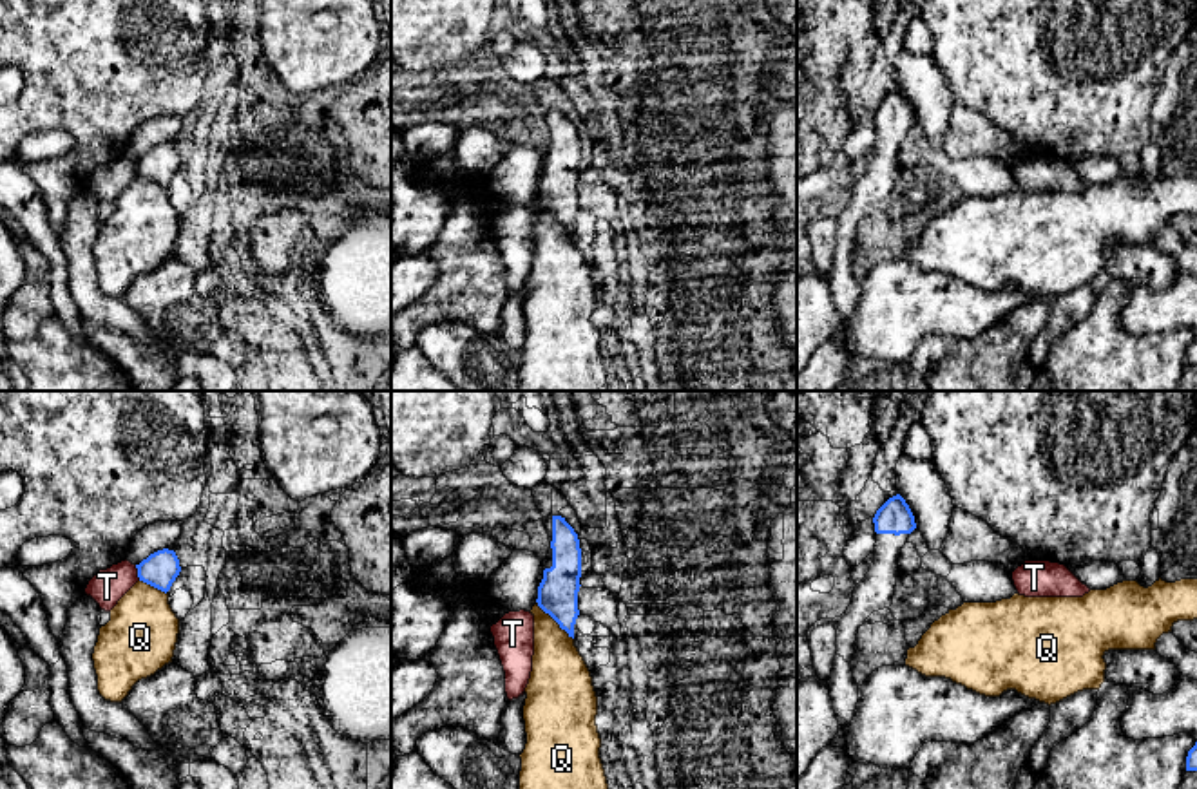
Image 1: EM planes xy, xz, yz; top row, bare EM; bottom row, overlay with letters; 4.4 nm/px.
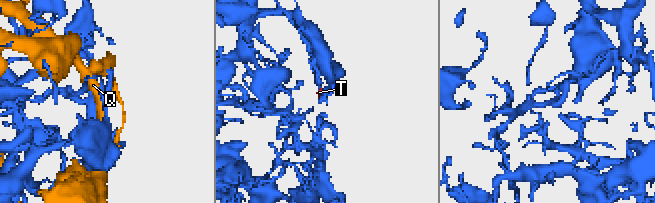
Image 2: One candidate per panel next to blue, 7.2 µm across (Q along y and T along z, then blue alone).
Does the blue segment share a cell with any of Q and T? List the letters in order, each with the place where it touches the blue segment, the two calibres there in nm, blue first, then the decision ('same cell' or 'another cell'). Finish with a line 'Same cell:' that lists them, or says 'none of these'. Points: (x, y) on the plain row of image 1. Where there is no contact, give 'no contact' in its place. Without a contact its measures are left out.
Q: meets blue in xz at (555, 214); 180 nm thick on the blue side, 260 nm on the other; another cell
T: meets blue in xy at (138, 167); 160 nm thick on the blue side, 160 nm on the other; another cell
Same cell: none of these

